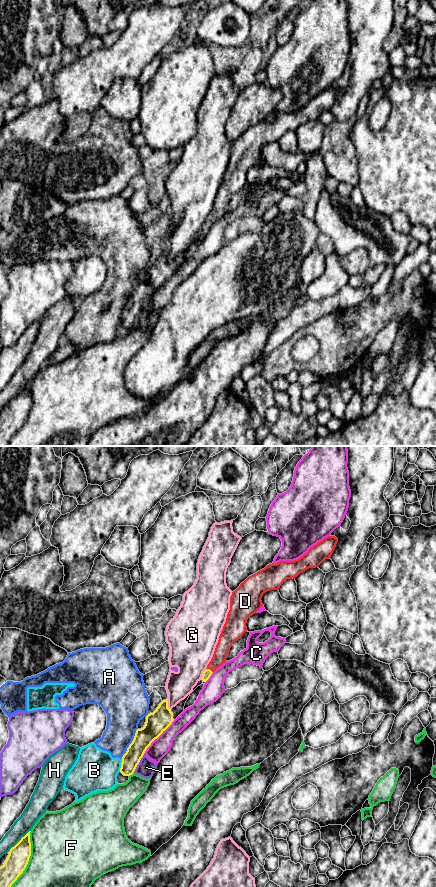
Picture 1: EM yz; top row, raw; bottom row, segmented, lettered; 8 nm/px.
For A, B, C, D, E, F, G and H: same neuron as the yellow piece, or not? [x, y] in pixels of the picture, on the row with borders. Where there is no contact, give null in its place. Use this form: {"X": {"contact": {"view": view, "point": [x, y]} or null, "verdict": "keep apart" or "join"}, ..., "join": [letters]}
{"A": {"contact": {"view": "yz", "point": [131, 743]}, "verdict": "keep apart"}, "B": {"contact": {"view": "yz", "point": [121, 765]}, "verdict": "keep apart"}, "C": {"contact": {"view": "yz", "point": [157, 737]}, "verdict": "keep apart"}, "D": {"contact": {"view": "yz", "point": [209, 669]}, "verdict": "join"}, "E": {"contact": {"view": "yz", "point": [138, 763]}, "verdict": "keep apart"}, "F": {"contact": {"view": "yz", "point": [28, 859]}, "verdict": "keep apart"}, "G": {"contact": {"view": "yz", "point": [167, 704]}, "verdict": "keep apart"}, "H": {"contact": {"view": "yz", "point": [19, 841]}, "verdict": "keep apart"}, "join": ["D"]}

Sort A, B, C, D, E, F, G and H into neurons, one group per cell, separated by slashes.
A B / C / D / E / F / G / H

